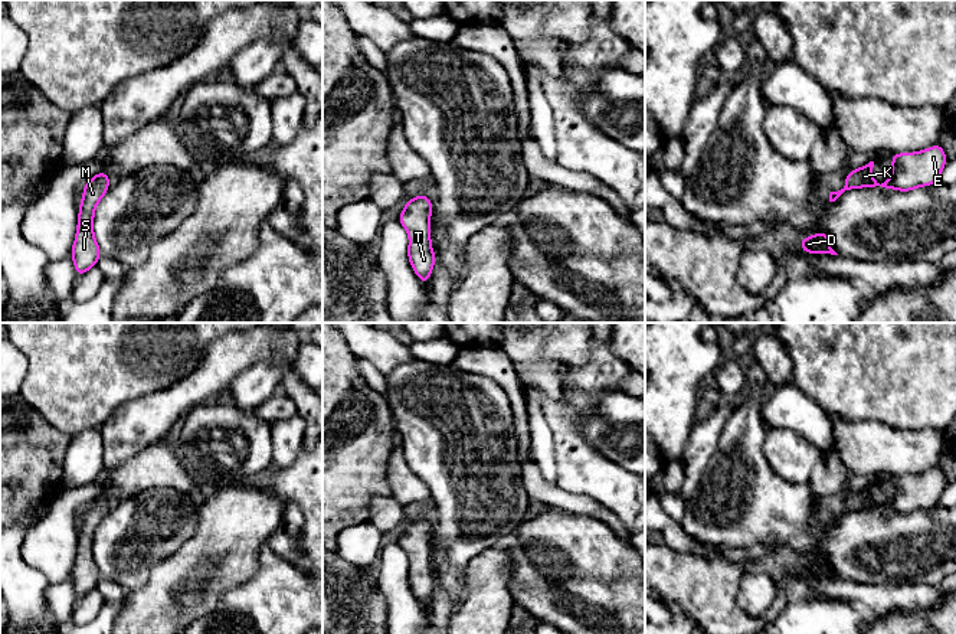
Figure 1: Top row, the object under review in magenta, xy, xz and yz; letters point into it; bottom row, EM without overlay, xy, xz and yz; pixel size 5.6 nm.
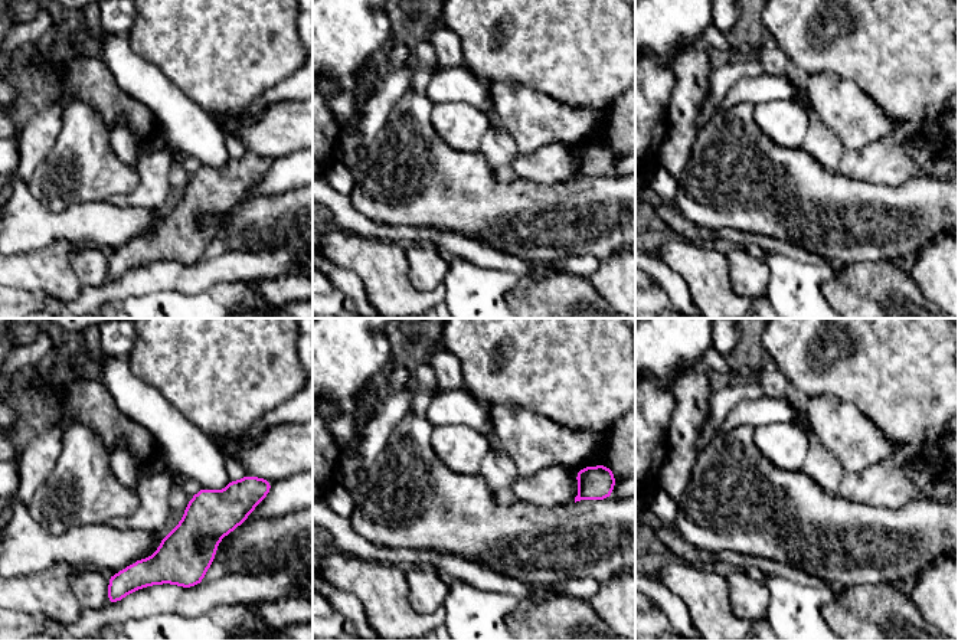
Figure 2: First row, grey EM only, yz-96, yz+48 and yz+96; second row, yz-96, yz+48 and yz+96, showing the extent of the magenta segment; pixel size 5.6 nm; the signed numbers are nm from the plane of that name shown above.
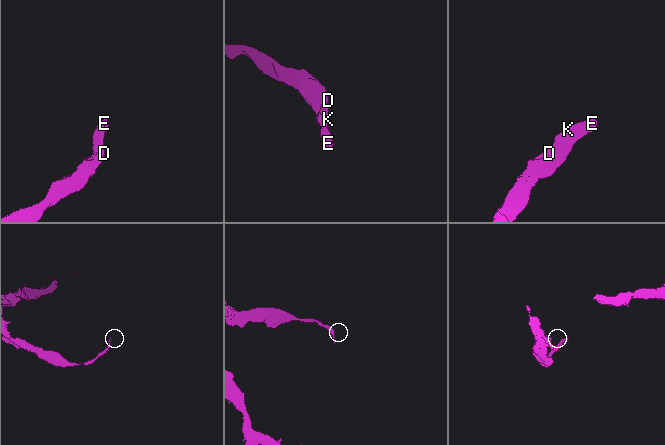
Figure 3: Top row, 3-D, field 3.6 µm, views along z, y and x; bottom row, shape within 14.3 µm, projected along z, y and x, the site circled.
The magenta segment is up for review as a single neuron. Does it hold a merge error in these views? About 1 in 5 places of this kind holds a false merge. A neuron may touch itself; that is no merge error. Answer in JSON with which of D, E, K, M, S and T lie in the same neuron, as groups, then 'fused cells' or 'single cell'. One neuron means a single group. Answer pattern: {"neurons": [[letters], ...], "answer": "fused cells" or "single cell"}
{"neurons": [["D", "E", "K", "M", "S", "T"]], "answer": "single cell"}

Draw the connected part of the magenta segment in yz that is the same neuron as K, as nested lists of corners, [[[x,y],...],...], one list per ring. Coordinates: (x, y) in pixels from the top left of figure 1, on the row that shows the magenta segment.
[[[940,144],[917,153],[891,156],[893,173],[885,183],[877,183],[871,173],[874,161],[847,173],[845,186],[829,193],[829,202],[835,202],[845,190],[858,187],[896,189],[910,192],[916,187],[932,186],[937,182],[947,156]]]

